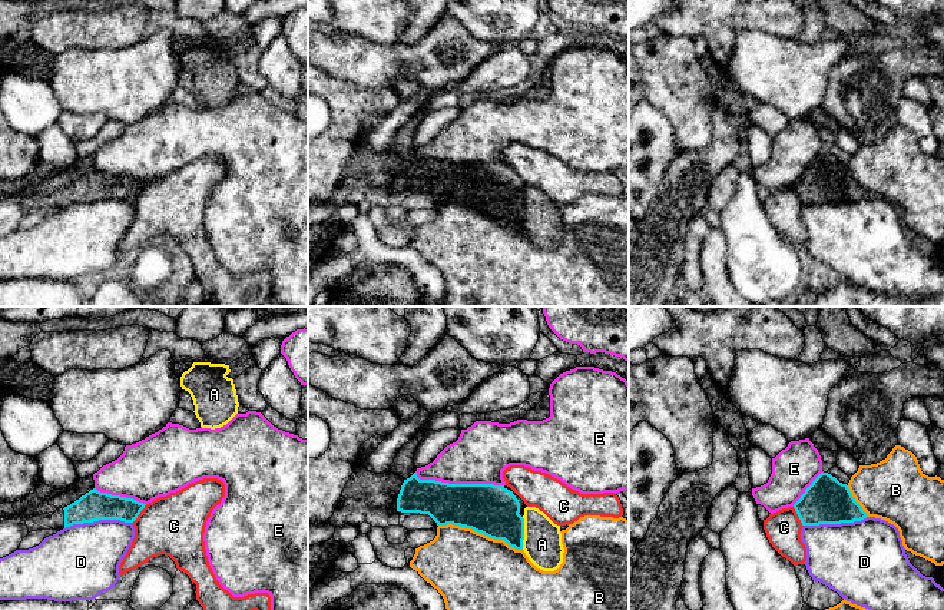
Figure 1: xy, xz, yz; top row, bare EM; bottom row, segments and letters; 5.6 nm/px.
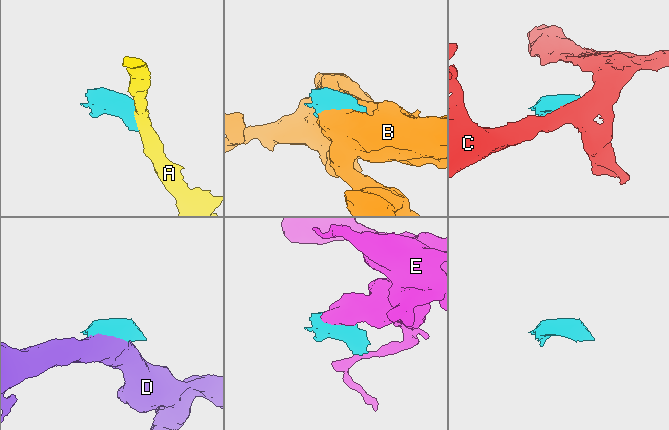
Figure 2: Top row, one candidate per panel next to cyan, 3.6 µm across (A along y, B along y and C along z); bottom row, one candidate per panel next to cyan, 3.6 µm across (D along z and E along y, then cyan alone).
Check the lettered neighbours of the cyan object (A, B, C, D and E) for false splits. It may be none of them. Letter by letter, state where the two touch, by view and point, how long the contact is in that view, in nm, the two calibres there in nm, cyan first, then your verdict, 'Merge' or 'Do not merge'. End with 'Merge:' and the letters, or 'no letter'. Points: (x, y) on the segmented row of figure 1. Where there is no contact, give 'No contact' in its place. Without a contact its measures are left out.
A: Touches cyan at xz (523, 533). Shared border 180 nm. Thickness 280 nm (cyan) against 220 nm. Do not merge
B: Touches cyan at xz (480, 531). Shared border 500 nm. Thickness 280 nm (cyan) against 440 nm. Do not merge
C: Touches cyan at xy (139, 513). Shared border 140 nm. Thickness 160 nm (cyan) against 340 nm. Do not merge
D: Touches cyan at xy (98, 520). Shared border 380 nm. Thickness 170 nm (cyan) against 420 nm. Do not merge
E: Touches cyan at xz (459, 484). Shared border 500 nm. Thickness 280 nm (cyan) against 320 nm. Do not merge
Merge: no letter

